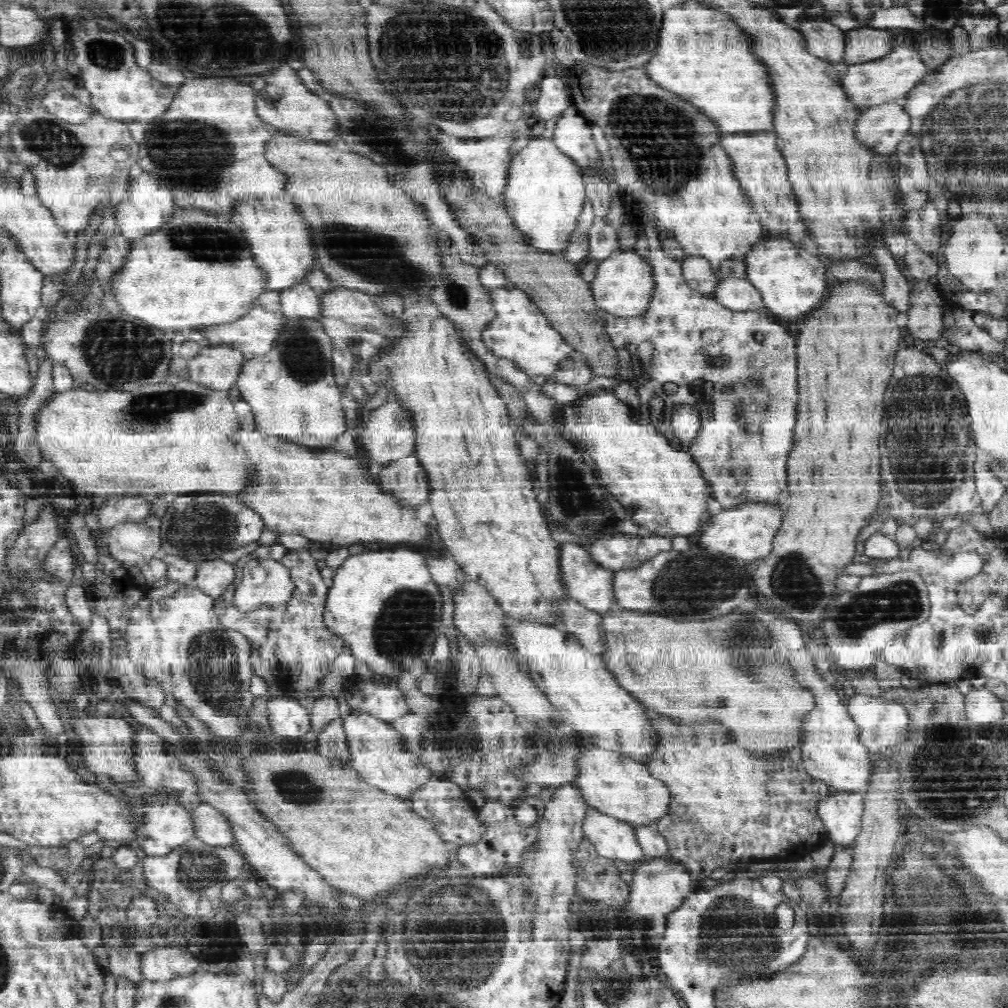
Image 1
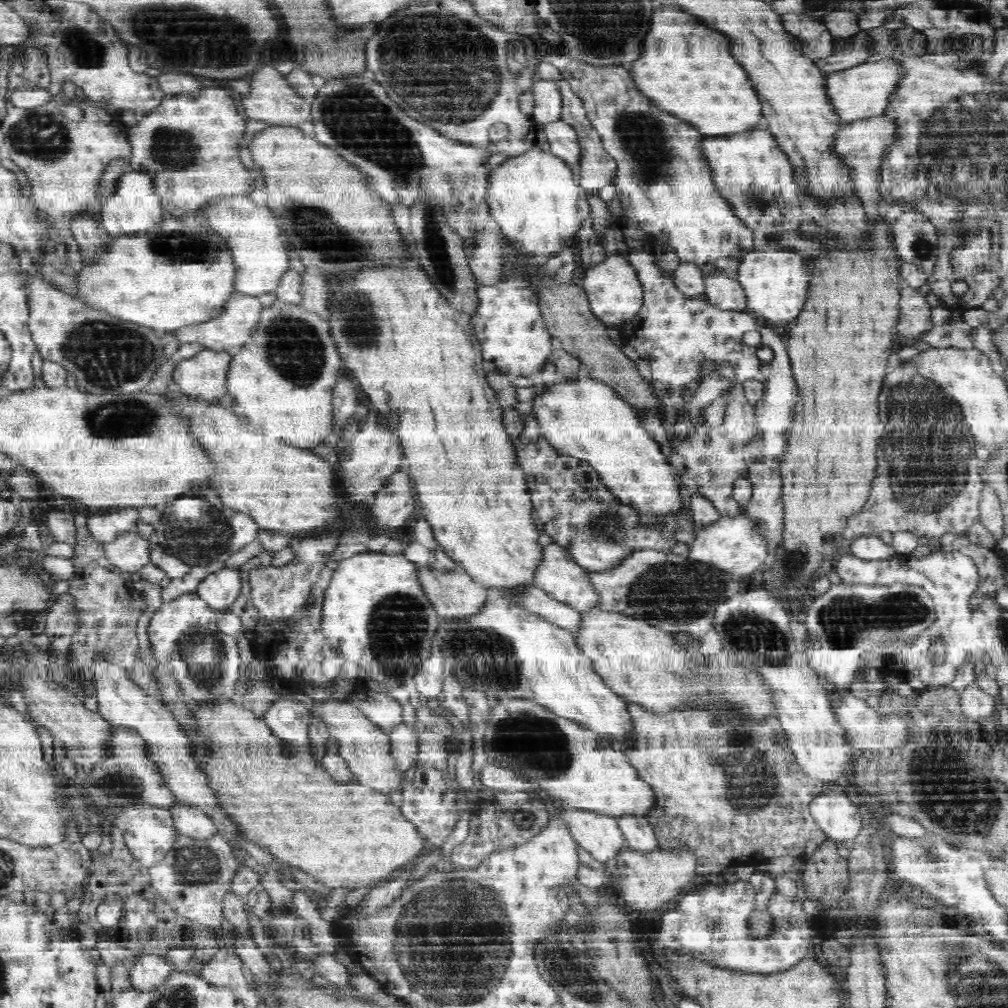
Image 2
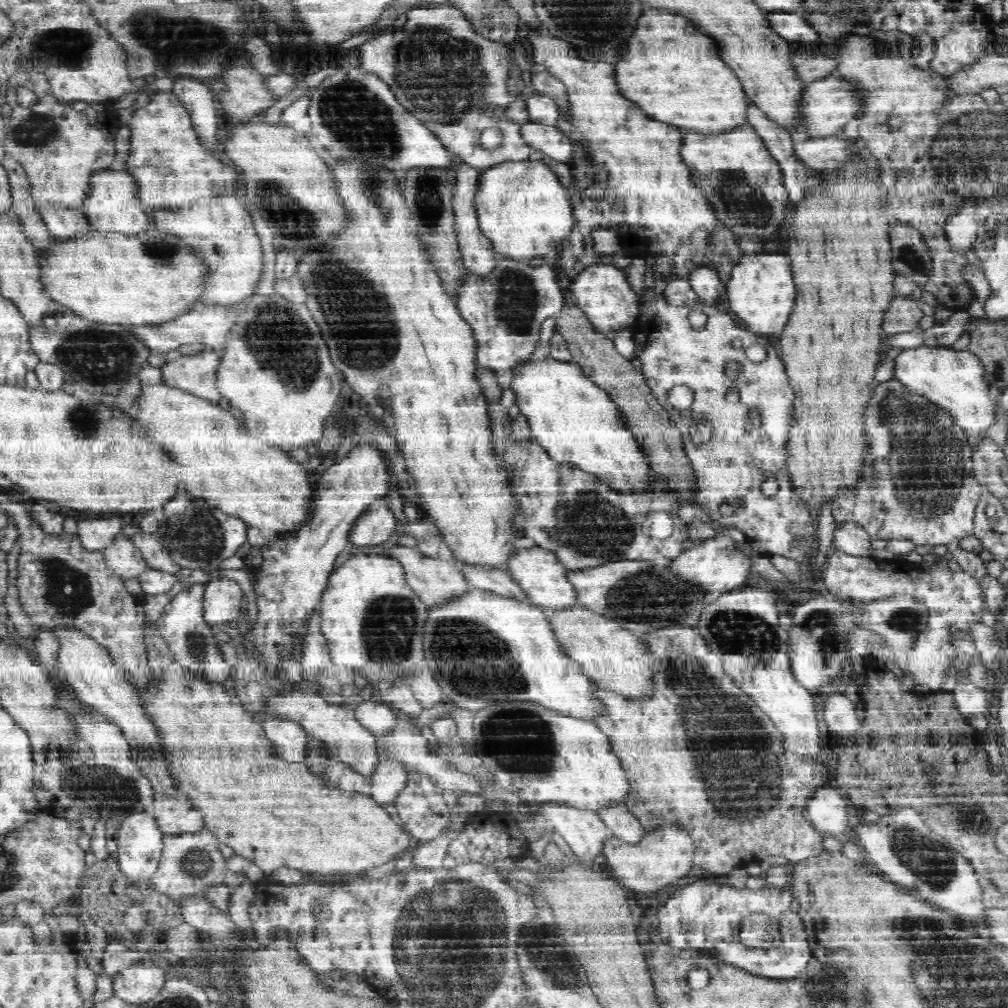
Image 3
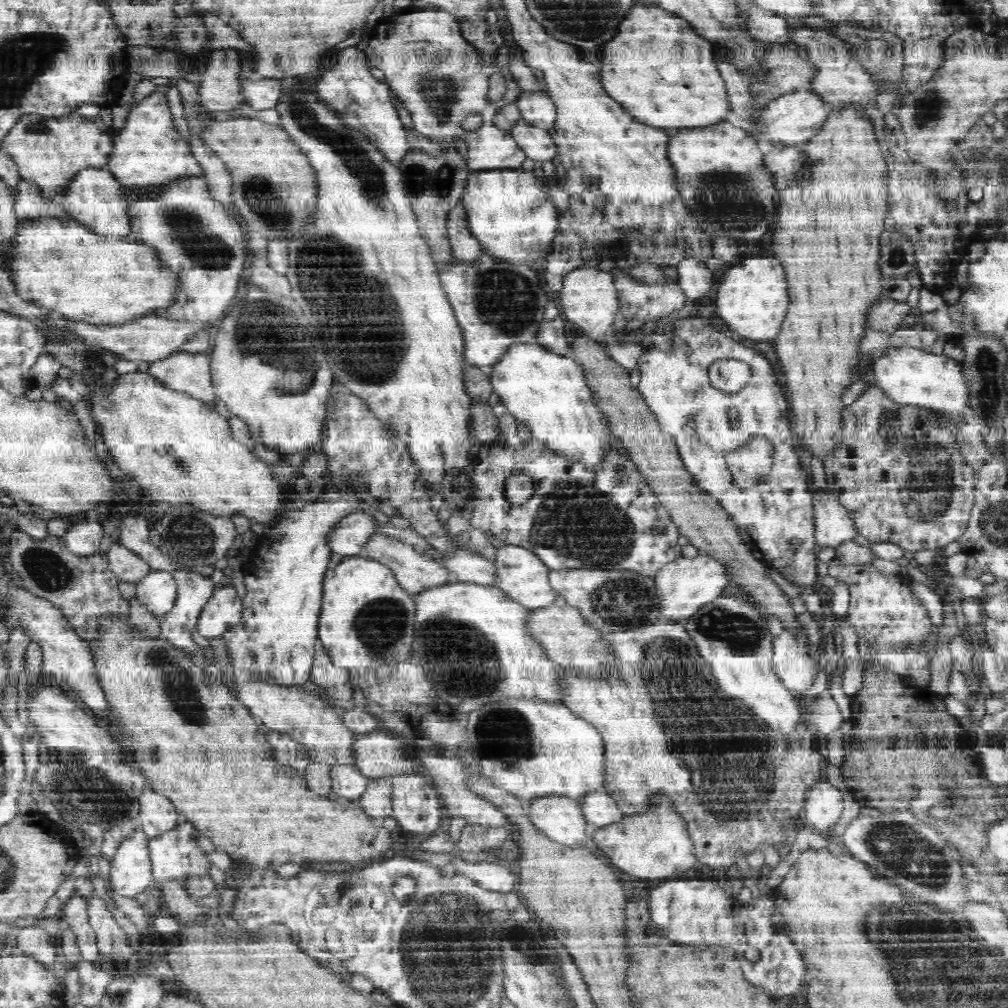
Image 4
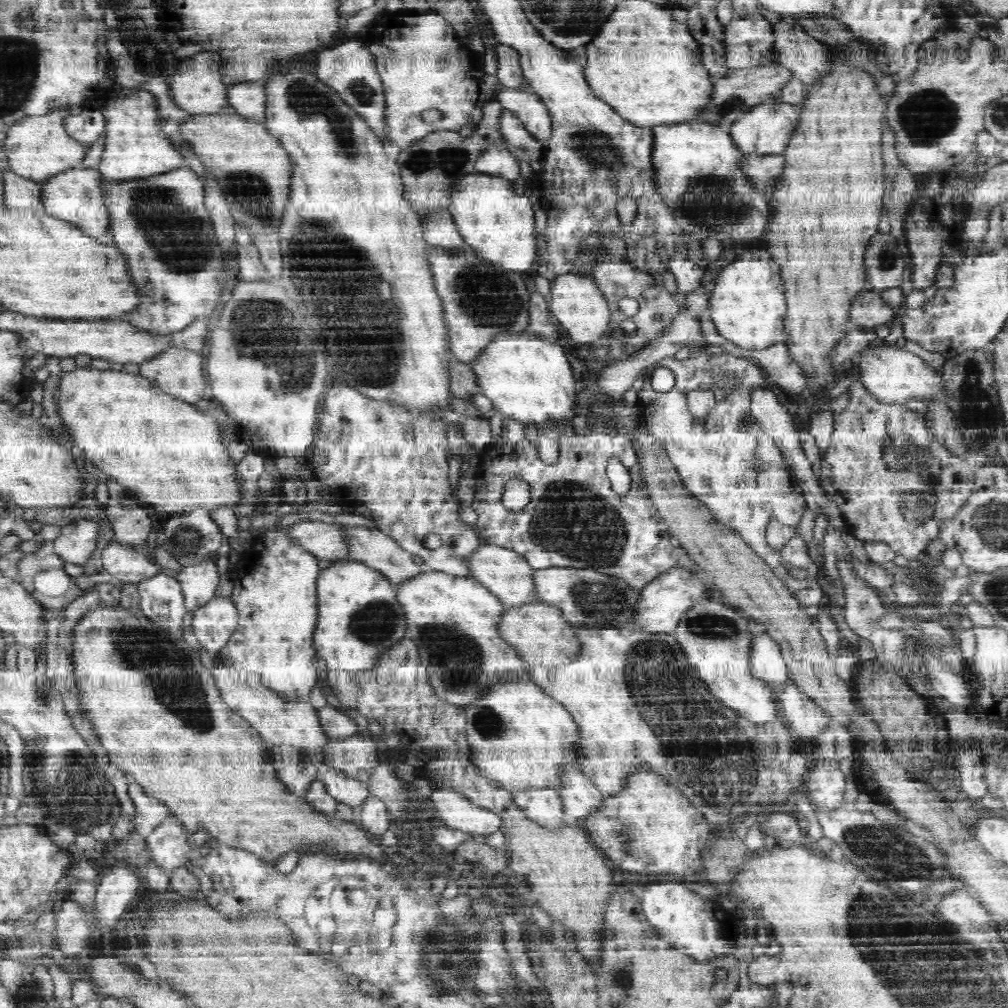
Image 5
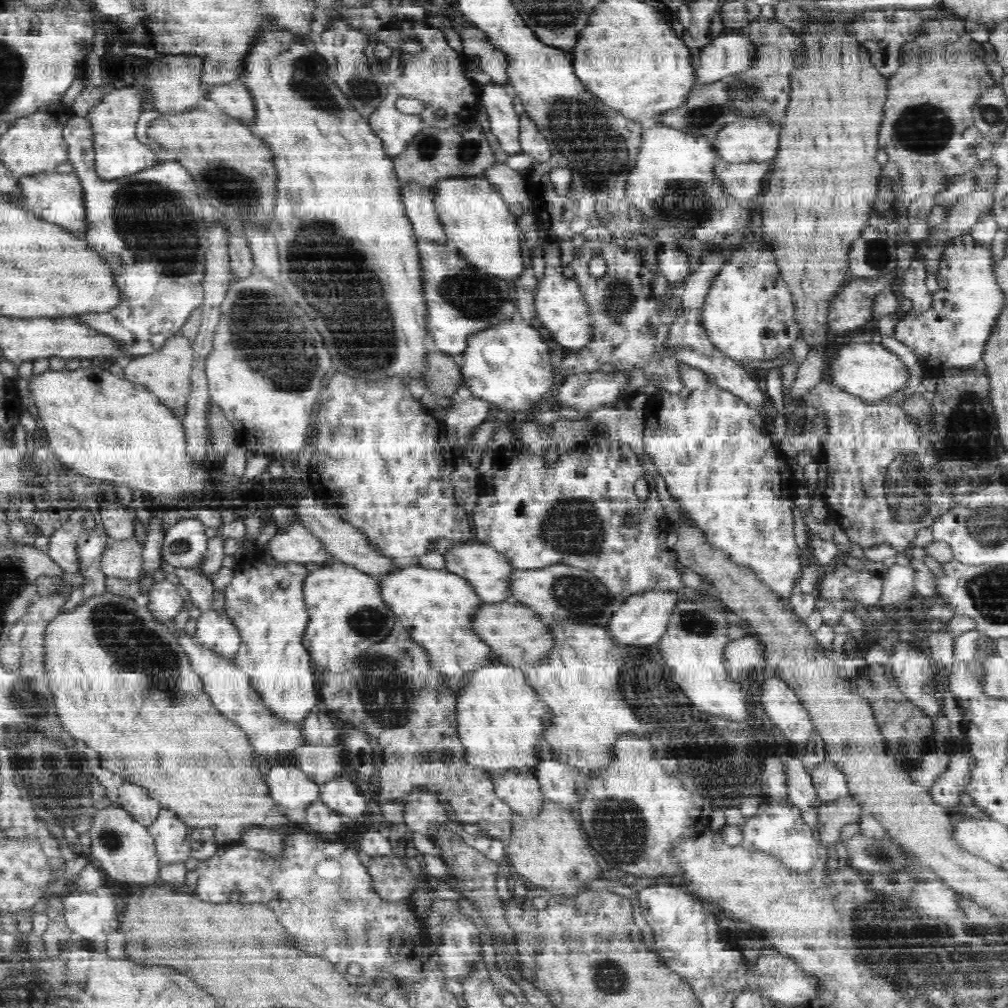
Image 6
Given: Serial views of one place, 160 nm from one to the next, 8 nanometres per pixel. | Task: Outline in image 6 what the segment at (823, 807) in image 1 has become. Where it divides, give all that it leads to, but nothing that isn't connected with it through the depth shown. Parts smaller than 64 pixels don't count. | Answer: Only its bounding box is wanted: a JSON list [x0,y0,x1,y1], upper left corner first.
[810,761,850,803]

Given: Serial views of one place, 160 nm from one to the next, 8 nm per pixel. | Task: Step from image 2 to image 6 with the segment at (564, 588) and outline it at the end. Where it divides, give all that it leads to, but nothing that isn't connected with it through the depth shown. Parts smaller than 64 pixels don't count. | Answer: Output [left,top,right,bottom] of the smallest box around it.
[446,541,518,604]

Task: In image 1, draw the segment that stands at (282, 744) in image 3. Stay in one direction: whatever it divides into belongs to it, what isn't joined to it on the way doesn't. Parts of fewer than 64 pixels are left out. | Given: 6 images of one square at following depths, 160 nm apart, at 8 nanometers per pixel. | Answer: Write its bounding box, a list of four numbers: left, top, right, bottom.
[266,696,310,739]

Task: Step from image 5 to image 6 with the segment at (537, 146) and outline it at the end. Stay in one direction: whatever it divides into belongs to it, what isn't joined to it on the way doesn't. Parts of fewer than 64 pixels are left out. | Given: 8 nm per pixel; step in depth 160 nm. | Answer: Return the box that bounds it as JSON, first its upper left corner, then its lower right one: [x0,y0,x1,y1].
[481,84,524,155]

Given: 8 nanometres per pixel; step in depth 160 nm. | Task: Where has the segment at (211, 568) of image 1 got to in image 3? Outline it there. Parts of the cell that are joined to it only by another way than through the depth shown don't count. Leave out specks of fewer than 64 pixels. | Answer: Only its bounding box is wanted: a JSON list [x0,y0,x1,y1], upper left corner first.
[203,578,243,625]

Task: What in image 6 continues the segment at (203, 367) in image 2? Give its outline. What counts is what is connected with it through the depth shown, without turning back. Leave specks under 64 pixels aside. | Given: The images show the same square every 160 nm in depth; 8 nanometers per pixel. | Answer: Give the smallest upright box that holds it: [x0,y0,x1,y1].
[123,336,194,408]

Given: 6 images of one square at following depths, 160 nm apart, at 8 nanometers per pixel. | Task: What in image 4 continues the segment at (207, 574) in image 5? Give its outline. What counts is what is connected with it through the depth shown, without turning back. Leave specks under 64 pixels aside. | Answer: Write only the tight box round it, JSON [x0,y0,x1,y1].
[159,569,215,662]

